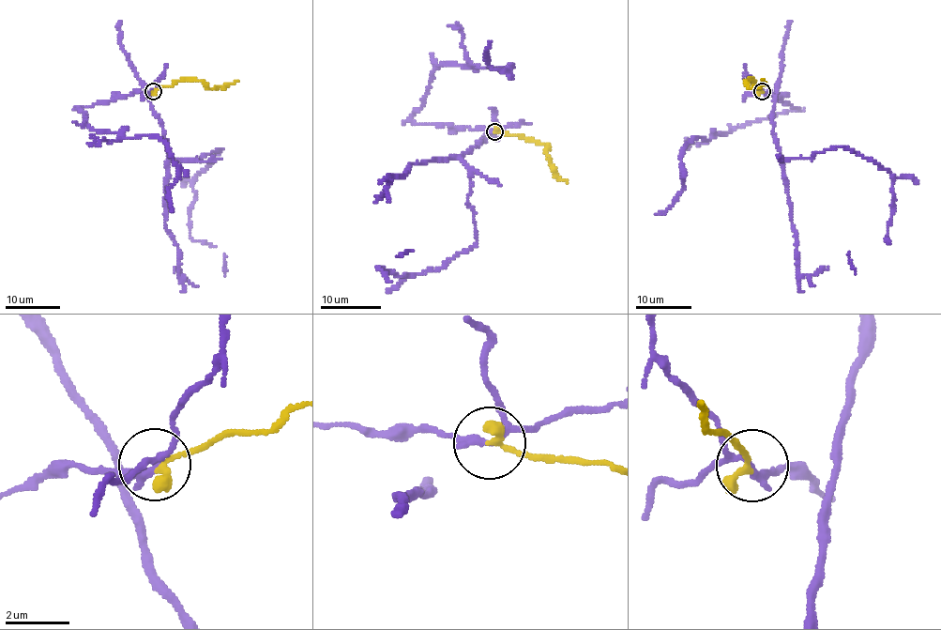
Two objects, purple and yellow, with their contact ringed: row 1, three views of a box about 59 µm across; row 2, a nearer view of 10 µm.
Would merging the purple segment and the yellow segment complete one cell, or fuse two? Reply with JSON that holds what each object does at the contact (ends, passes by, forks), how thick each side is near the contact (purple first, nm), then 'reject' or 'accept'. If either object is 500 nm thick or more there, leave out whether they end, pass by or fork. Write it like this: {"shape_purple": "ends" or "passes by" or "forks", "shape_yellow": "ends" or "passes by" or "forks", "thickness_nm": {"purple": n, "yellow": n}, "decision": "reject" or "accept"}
{"shape_purple": "forks", "shape_yellow": "ends", "thickness_nm": {"purple": 170, "yellow": 240}, "decision": "reject"}

